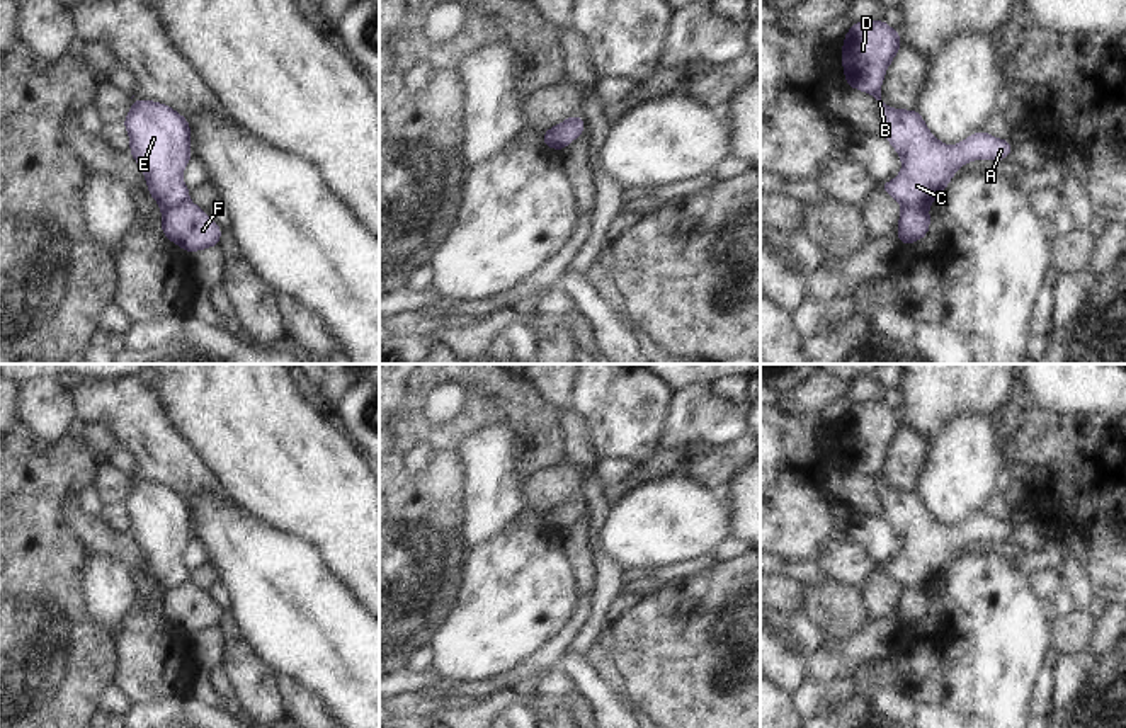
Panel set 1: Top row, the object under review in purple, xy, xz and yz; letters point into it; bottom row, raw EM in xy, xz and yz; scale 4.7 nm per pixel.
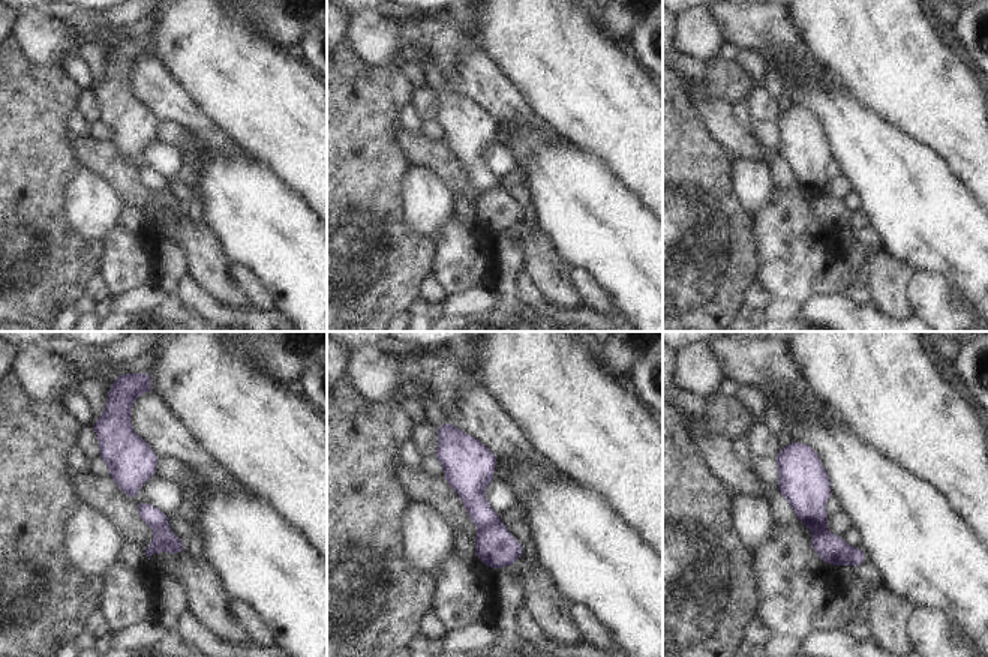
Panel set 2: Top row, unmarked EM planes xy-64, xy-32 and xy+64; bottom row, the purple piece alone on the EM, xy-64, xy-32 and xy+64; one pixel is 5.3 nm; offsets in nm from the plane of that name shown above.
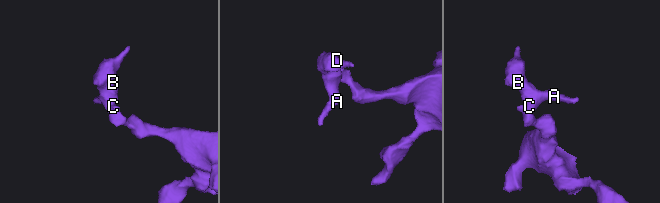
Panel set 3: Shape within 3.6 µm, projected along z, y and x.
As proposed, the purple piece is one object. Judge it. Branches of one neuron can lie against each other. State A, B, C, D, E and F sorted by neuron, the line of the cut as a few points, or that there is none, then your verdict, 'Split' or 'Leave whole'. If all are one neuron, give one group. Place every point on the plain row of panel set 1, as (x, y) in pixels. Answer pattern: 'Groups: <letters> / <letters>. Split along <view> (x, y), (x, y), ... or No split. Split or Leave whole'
Groups: A B C D E / F. Split along xy (187, 580), (162, 592). Split.

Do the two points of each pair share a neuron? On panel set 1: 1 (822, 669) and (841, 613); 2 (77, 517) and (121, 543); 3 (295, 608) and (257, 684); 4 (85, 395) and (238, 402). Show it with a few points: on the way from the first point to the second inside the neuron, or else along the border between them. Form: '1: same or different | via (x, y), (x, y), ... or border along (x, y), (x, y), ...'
1: different | border along (868, 619), (851, 636), (837, 640)
2: same | via (87, 528), (101, 540), (111, 543)
3: different | border along (240, 635), (278, 674)
4: different | border along (153, 393), (169, 424), (177, 432)

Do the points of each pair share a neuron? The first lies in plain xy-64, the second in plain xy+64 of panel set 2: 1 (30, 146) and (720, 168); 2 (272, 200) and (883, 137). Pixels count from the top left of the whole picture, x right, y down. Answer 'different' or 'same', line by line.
1: same
2: same

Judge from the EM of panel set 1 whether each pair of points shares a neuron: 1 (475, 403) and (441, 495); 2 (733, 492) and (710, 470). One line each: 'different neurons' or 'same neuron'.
1: same neuron
2: different neurons

